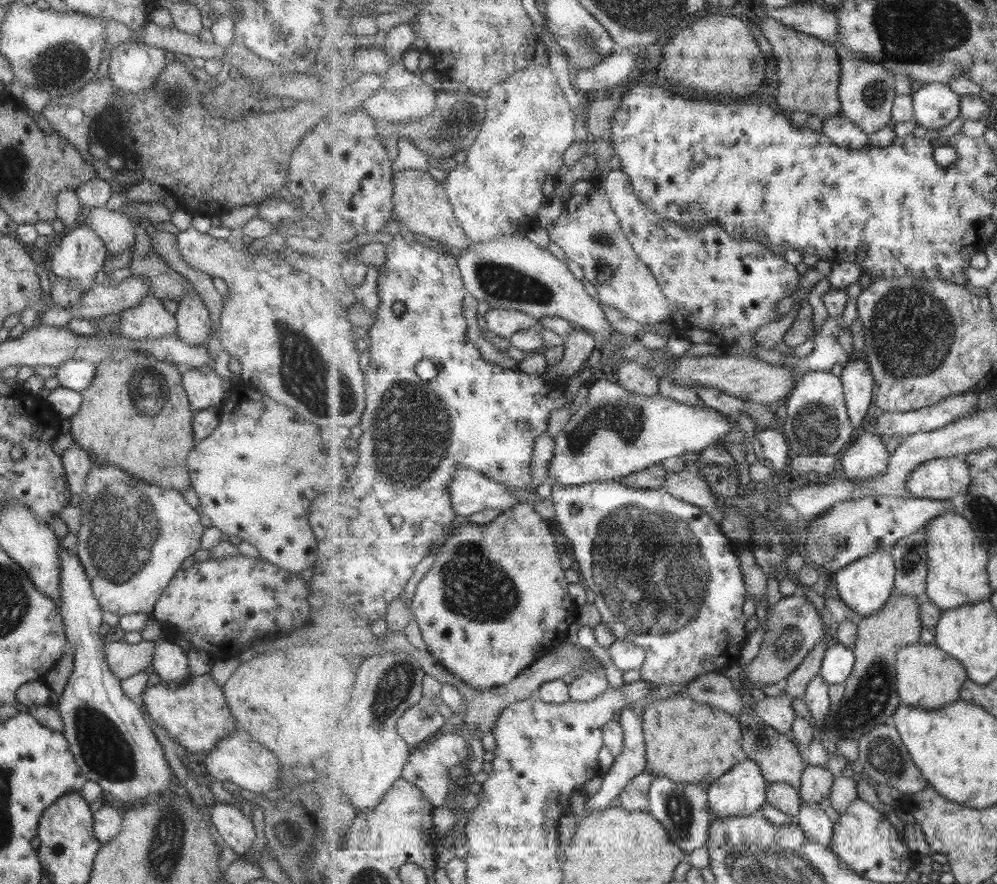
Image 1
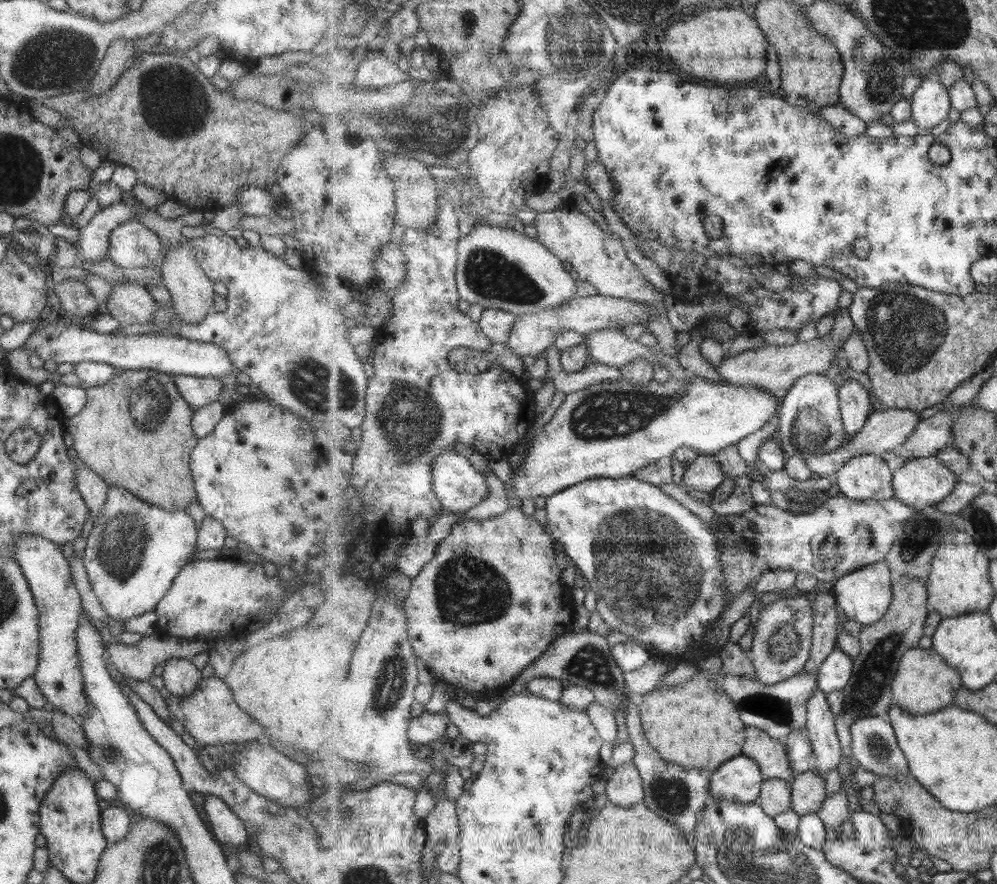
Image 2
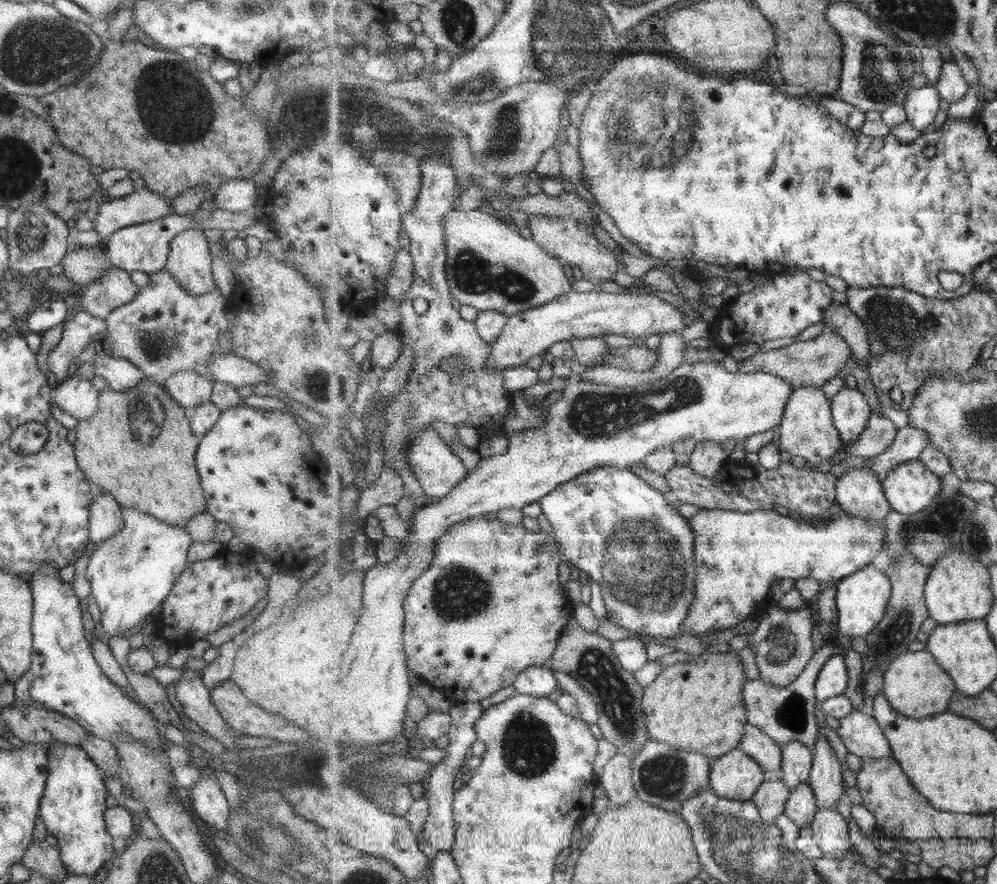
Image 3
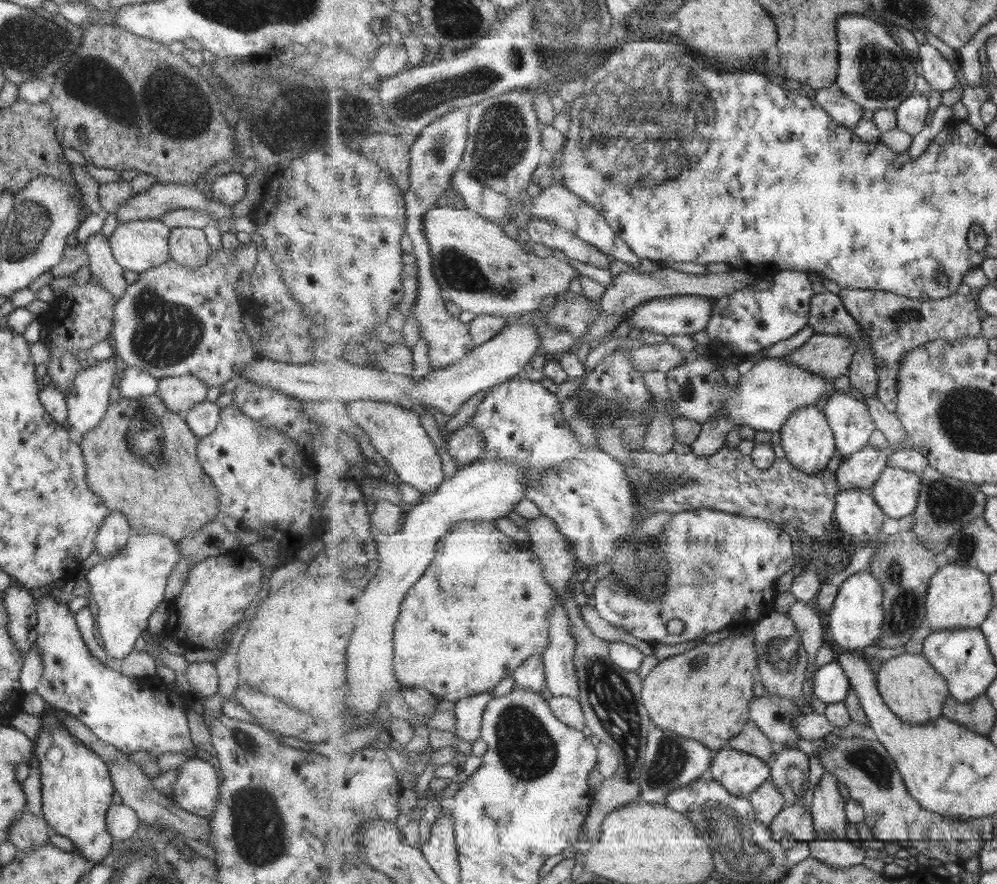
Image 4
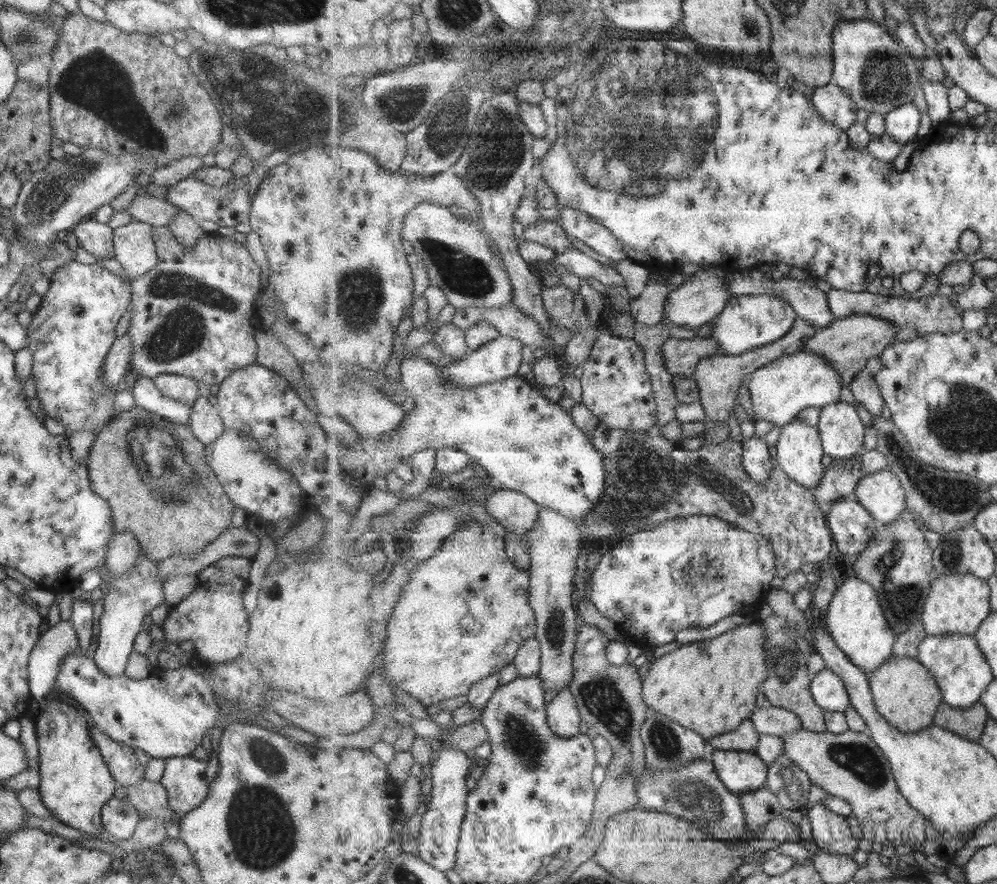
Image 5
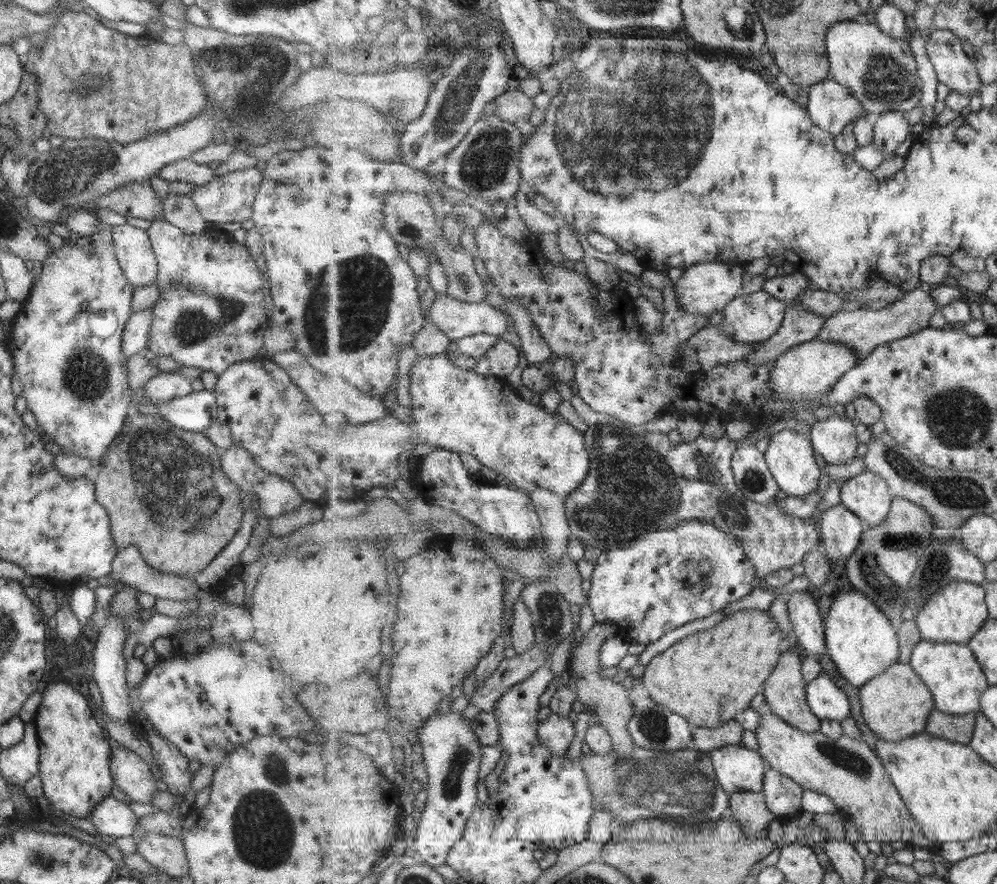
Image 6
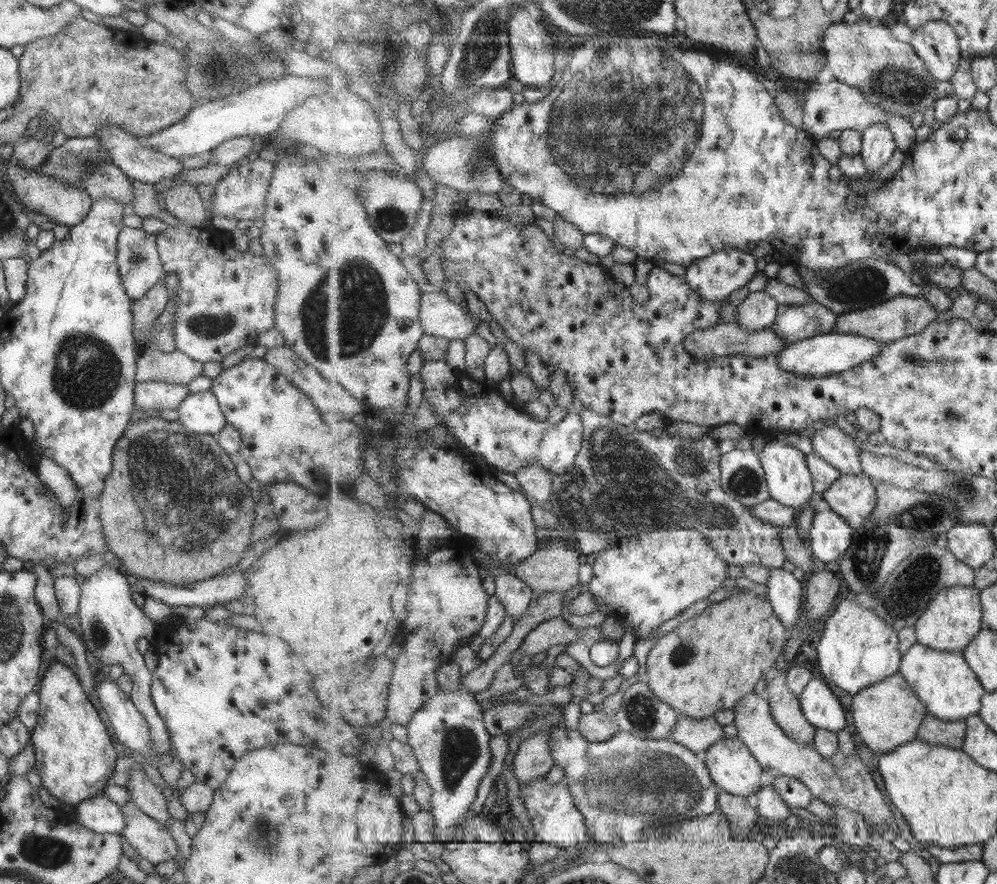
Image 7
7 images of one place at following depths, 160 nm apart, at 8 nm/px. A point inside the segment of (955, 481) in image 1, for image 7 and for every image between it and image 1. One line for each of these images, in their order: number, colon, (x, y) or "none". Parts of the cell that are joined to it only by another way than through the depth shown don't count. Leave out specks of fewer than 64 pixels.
2: (921, 483)
3: (910, 488)
4: (897, 491)
5: (883, 494)
6: (868, 495)
7: (855, 497)

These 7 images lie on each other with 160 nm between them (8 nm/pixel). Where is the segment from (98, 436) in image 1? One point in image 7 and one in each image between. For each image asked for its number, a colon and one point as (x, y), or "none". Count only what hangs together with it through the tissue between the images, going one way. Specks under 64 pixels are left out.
2: (134, 432)
3: (138, 447)
4: (140, 460)
5: (152, 474)
6: (174, 505)
7: (162, 527)

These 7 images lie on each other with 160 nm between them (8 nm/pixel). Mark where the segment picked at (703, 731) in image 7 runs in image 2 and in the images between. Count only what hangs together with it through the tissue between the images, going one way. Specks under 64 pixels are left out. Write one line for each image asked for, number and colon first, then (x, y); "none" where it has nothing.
2: (771, 753)
3: (761, 747)
4: (753, 740)
5: (746, 737)
6: (706, 739)

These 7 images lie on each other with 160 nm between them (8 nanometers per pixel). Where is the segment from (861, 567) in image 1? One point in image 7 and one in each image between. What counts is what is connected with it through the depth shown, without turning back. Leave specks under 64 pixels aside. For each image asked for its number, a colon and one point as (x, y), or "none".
2: (865, 595)
3: (862, 599)
4: (856, 622)
5: (855, 619)
6: (862, 644)
7: (858, 648)

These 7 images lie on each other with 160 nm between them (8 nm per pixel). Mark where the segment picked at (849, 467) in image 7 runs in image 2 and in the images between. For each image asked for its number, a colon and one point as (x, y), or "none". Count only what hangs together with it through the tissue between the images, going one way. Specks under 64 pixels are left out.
2: (856, 406)
3: (852, 411)
4: (853, 424)
5: (843, 433)
6: (836, 439)

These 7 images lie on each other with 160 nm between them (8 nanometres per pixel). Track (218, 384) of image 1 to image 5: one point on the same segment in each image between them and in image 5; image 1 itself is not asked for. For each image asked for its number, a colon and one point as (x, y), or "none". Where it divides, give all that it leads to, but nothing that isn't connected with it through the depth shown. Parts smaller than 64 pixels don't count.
2: (196, 391)
3: (187, 388)
4: (177, 393)
5: (175, 387)

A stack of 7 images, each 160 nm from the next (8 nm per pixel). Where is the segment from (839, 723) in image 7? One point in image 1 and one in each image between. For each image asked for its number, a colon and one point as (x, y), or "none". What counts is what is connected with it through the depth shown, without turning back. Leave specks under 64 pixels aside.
1: (839, 661)
2: (834, 674)
3: (834, 678)
4: (831, 684)
5: (829, 691)
6: (827, 700)

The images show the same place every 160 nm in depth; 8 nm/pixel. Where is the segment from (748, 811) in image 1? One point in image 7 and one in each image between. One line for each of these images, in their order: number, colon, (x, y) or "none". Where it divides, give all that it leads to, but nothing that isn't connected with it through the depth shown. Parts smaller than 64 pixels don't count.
2: (739, 780)
3: (736, 775)
4: (742, 773)
5: (743, 772)
6: (739, 769)
7: (733, 766)

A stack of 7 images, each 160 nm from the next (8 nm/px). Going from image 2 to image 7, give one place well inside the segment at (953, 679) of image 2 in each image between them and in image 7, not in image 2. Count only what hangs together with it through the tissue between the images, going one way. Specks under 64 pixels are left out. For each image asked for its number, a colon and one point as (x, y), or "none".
3: (917, 685)
4: (913, 688)
5: (907, 694)
6: (896, 705)
7: (888, 714)

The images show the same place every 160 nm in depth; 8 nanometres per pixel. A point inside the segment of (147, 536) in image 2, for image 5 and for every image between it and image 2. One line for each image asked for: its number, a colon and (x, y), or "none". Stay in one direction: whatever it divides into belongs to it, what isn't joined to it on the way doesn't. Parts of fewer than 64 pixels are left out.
3: (130, 574)
4: (127, 587)
5: (130, 597)

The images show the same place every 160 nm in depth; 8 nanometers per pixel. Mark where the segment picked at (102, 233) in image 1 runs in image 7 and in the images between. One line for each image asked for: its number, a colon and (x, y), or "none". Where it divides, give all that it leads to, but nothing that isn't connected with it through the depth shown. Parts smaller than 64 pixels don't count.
2: (130, 245)
3: (144, 247)
4: (138, 245)
5: (132, 244)
6: (132, 249)
7: (138, 264)

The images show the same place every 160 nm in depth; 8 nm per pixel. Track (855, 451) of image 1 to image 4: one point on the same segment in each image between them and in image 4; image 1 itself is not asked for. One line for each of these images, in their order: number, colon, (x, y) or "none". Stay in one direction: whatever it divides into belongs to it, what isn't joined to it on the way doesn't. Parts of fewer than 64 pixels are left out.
2: (868, 477)
3: (861, 493)
4: (860, 517)

